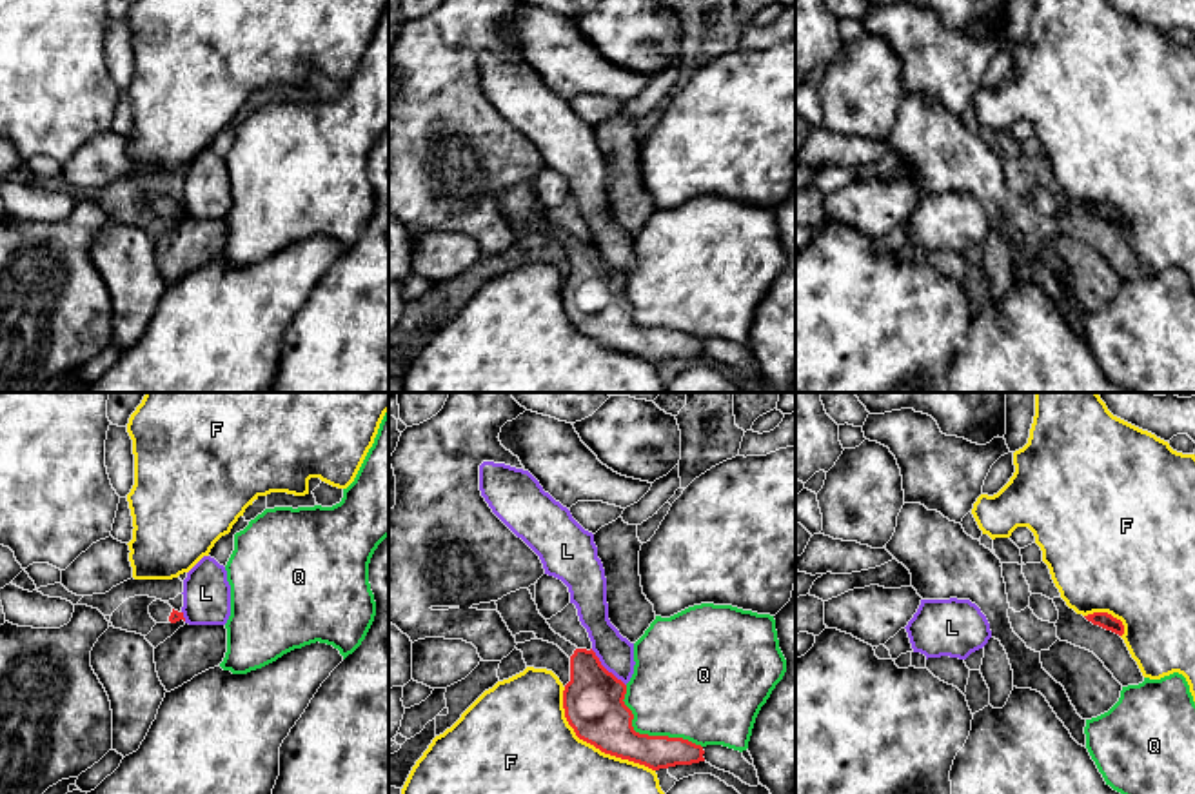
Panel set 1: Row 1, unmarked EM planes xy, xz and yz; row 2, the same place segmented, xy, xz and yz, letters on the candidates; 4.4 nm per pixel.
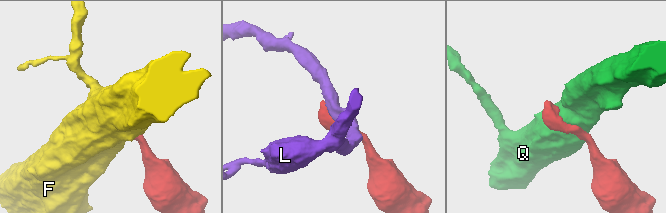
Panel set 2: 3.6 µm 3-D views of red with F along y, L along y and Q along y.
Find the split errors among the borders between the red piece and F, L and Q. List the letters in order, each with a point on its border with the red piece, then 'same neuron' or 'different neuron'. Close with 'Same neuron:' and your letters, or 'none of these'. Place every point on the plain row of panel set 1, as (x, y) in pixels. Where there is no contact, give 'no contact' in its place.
F: meets red in xz at (592, 337); different neuron
L: meets red in xz at (605, 262); different neuron
Q: meets red in xz at (647, 327); different neuron
Same neuron: none of these

